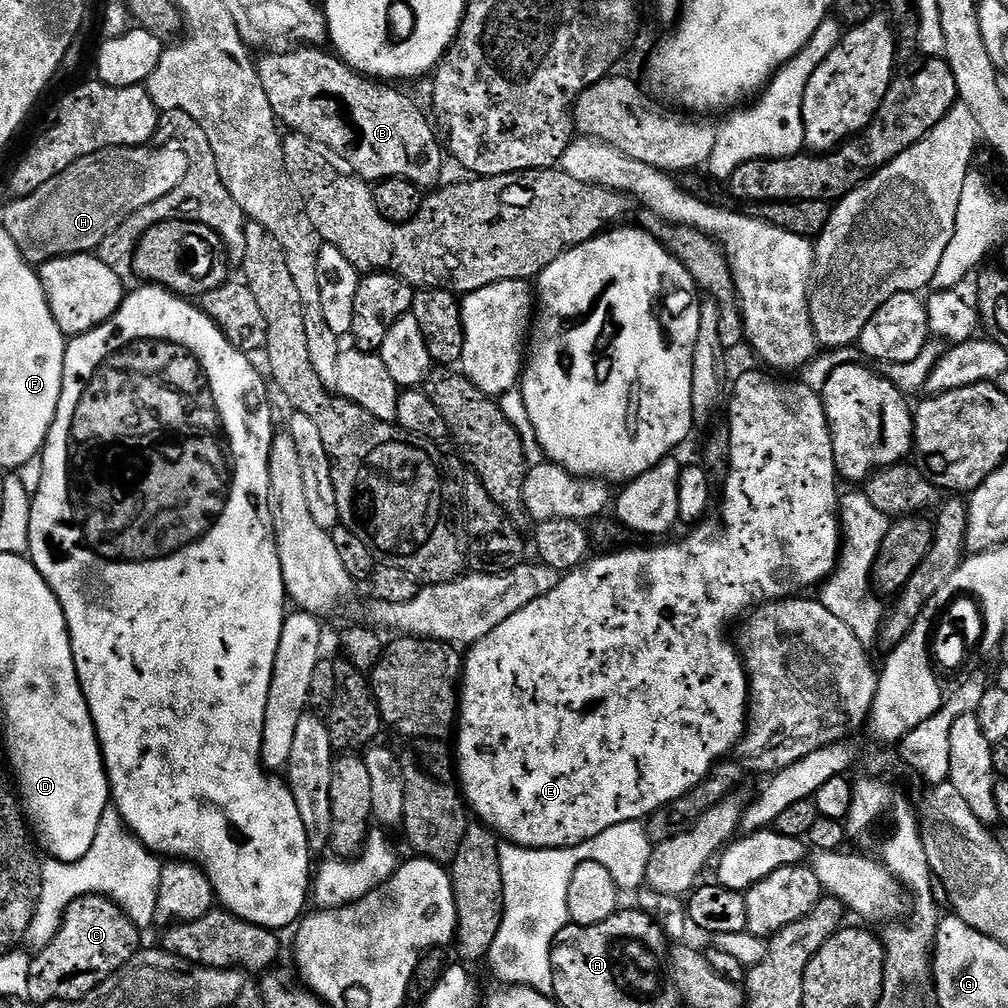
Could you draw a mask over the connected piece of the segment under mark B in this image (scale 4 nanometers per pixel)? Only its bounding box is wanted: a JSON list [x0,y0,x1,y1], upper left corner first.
[256,46,442,189]

